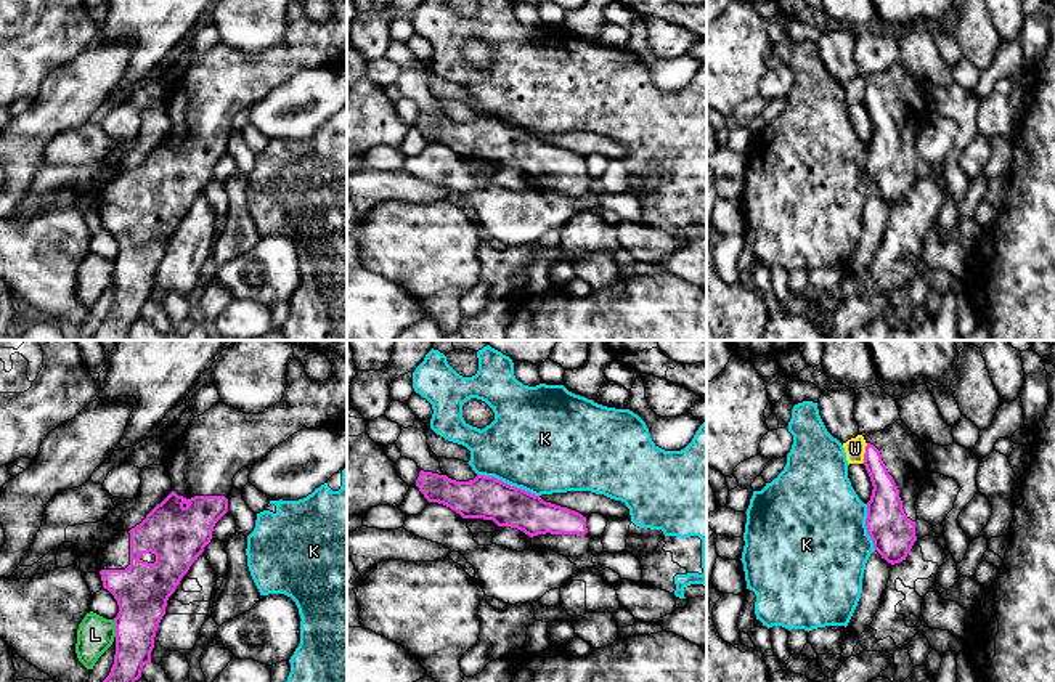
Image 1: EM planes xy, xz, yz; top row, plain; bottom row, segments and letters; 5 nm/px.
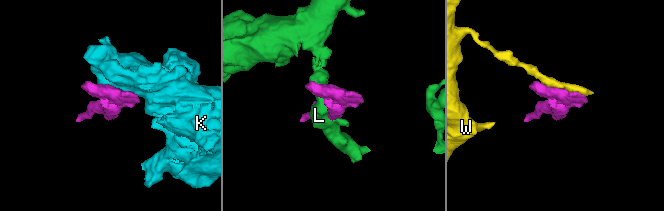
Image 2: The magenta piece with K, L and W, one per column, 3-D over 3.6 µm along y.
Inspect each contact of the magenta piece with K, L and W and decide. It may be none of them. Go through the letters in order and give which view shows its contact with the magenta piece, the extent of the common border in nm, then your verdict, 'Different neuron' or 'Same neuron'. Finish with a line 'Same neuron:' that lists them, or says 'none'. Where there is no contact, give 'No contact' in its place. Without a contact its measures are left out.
K: Touches magenta in xz. Shared border 340 nm. Different neuron
L: Touches magenta in xy. Shared border 90 nm. Different neuron
W: Touches magenta in yz. Shared border 110 nm. Different neuron
Same neuron: none

